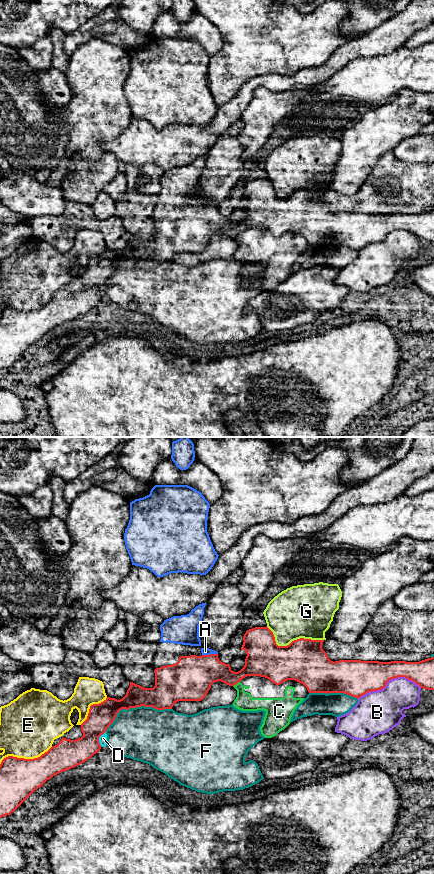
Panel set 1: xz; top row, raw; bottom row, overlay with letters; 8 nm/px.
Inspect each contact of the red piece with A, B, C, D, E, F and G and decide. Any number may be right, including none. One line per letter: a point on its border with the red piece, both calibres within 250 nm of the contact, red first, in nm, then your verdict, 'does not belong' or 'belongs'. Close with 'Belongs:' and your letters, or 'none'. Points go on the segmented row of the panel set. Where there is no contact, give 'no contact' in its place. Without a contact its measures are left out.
A: xz (209, 655) | 340/60 nm | belongs
B: xz (388, 680) | 280/320 nm | does not belong
C: xz (236, 683) | 220/140 nm | does not belong
D: xz (98, 739) | 220/60 nm | does not belong
E: xz (25, 759) | 320/460 nm | does not belong
F: xz (135, 707) | 220/440 nm | does not belong
G: xz (291, 642) | 360/420 nm | does not belong
Belongs: A

